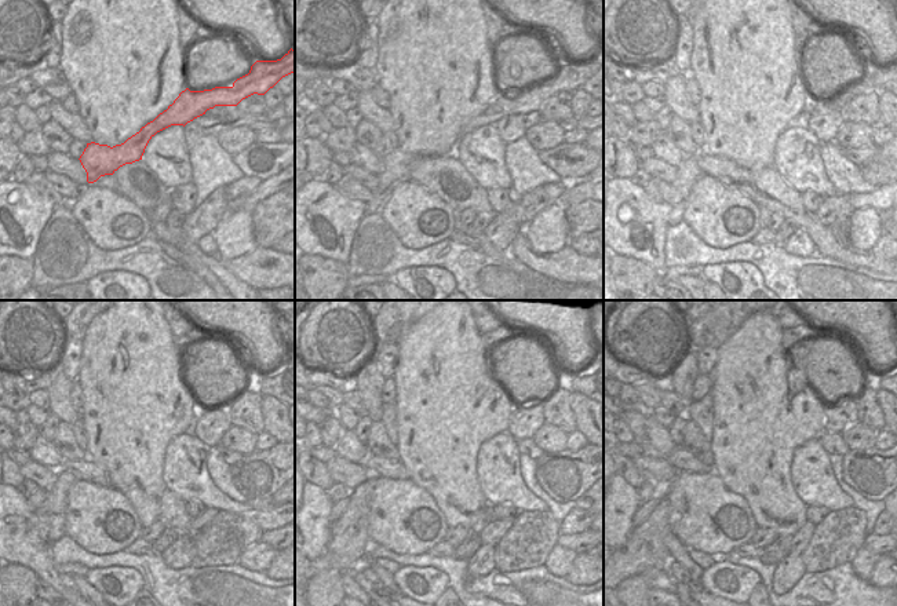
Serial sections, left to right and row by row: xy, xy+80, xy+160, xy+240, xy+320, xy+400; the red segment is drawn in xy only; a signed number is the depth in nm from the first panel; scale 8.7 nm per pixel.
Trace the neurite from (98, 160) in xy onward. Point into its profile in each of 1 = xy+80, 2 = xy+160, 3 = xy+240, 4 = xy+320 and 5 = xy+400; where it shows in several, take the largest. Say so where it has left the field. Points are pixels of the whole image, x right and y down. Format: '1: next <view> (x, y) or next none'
1: next xy+80 (571, 76)
2: next xy+160 (688, 172)
3: next xy+240 (57, 493)
4: next xy+320 (349, 548)
5: next xy+400 (635, 557)

